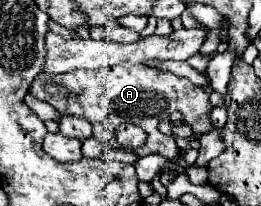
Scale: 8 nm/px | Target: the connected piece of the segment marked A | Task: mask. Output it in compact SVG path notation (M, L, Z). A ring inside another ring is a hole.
M124 62L124 64L100 68L100 70L72 70L66 74L56 74L50 80L48 78L42 80L38 74L30 86L30 94L36 96L38 100L48 102L50 106L54 106L60 114L74 114L74 116L86 118L94 128L94 136L108 146L118 144L116 128L122 122L134 122L134 124L142 126L148 134L148 140L142 148L134 150L138 156L160 154L166 158L178 158L176 138L166 136L158 130L158 124L176 110L182 112L184 122L192 128L194 134L200 136L200 134L206 134L212 130L210 112L214 106L210 104L208 94L204 92L202 86L194 86L188 78L174 76L172 72L160 72L160 70L144 66L144 64ZM44 82L58 82L58 84L66 86L72 96L48 96L44 92Z

